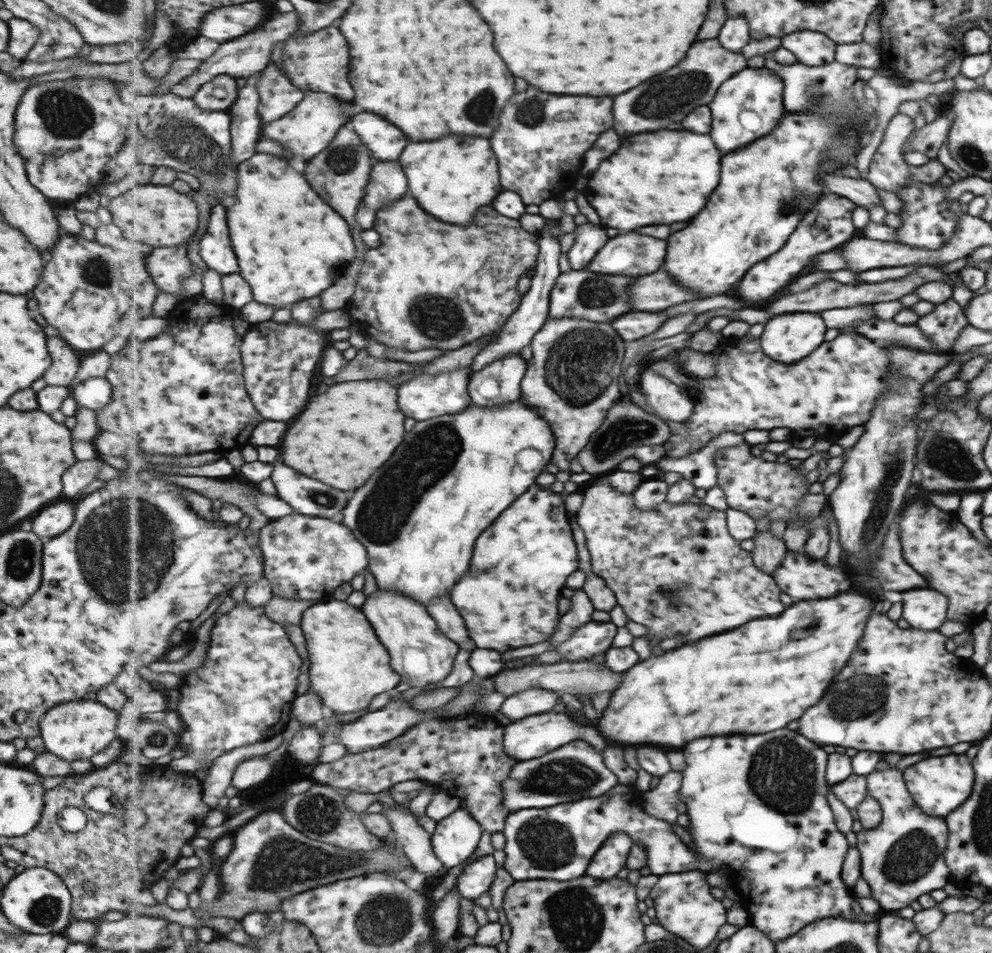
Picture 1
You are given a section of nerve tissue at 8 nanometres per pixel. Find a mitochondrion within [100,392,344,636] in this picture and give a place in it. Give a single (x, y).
(322, 498)

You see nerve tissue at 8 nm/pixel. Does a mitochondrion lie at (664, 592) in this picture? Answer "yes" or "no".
yes

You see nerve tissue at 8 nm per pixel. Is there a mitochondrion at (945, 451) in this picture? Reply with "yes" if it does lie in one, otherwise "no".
yes

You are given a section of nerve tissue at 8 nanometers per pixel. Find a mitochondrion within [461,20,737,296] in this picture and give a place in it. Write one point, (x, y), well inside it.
(673, 93)

